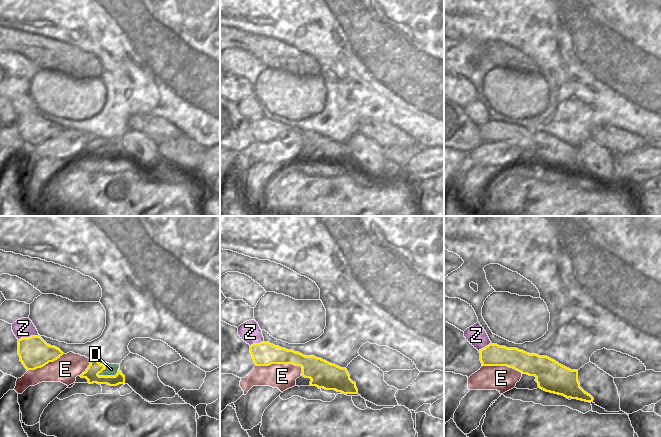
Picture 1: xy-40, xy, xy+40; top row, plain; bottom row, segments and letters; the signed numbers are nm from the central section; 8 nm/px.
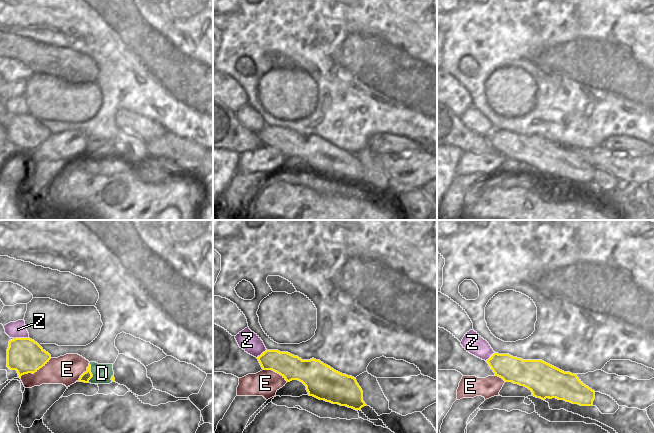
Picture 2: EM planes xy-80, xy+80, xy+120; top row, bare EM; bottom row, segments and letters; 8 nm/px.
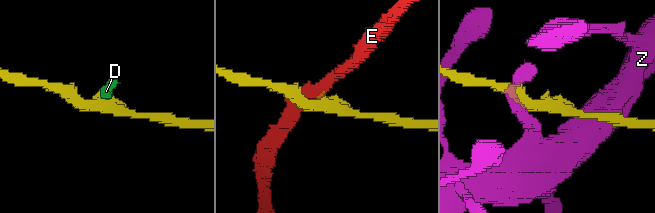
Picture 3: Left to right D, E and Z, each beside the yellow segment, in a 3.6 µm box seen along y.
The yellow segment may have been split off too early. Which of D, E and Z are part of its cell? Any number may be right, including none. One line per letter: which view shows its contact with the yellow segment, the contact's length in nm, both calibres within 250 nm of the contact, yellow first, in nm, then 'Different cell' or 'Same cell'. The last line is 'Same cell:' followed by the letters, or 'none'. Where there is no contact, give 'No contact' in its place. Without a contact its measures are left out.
D: Touches yellow in xy-40. Shared border 190 nm. Thickness 110 nm (yellow) against 100 nm. Different cell
E: Touches yellow in xy. Shared border 380 nm. Thickness 190 nm (yellow) against 200 nm. Different cell
Z: Touches yellow in xy-40. Shared border 180 nm. Thickness 240 nm (yellow) against 160 nm. Different cell
Same cell: none

